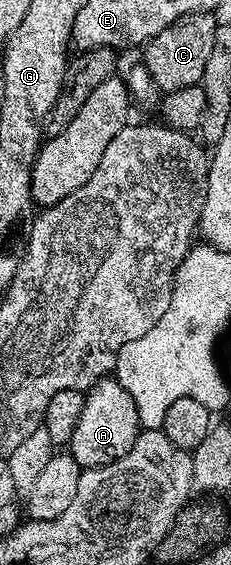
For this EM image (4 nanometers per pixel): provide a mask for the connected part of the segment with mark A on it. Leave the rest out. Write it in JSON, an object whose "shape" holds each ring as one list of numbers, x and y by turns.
{"shape":[[109,376,95,382,84,395,82,416,78,419,78,428,68,441,67,449,82,468,105,466,130,452,134,440,139,436,142,427,138,420,138,408,126,388,115,377]]}

